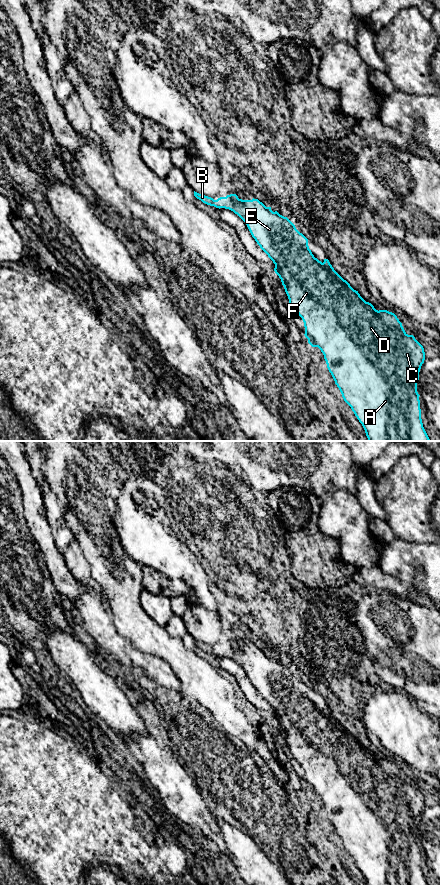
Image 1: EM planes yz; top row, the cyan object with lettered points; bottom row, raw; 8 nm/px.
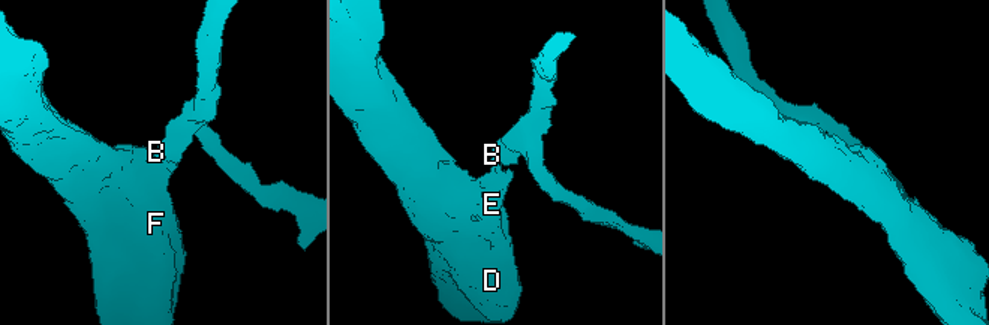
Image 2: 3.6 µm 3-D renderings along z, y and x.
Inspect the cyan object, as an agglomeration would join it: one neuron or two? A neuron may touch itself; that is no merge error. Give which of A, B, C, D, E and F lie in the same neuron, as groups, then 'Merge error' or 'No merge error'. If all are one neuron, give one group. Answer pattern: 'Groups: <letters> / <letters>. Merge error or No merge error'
Groups: A B C D E F. No merge error

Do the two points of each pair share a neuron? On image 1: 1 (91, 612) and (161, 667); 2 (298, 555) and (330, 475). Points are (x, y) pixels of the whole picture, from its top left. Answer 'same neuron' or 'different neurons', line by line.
1: same neuron
2: different neurons

